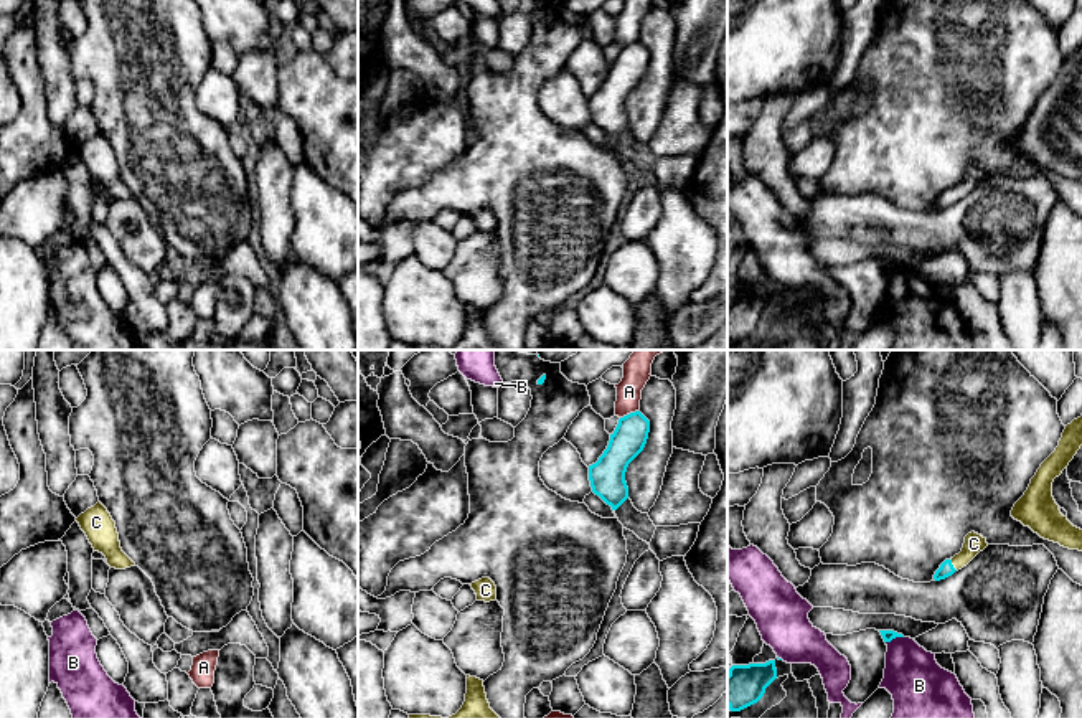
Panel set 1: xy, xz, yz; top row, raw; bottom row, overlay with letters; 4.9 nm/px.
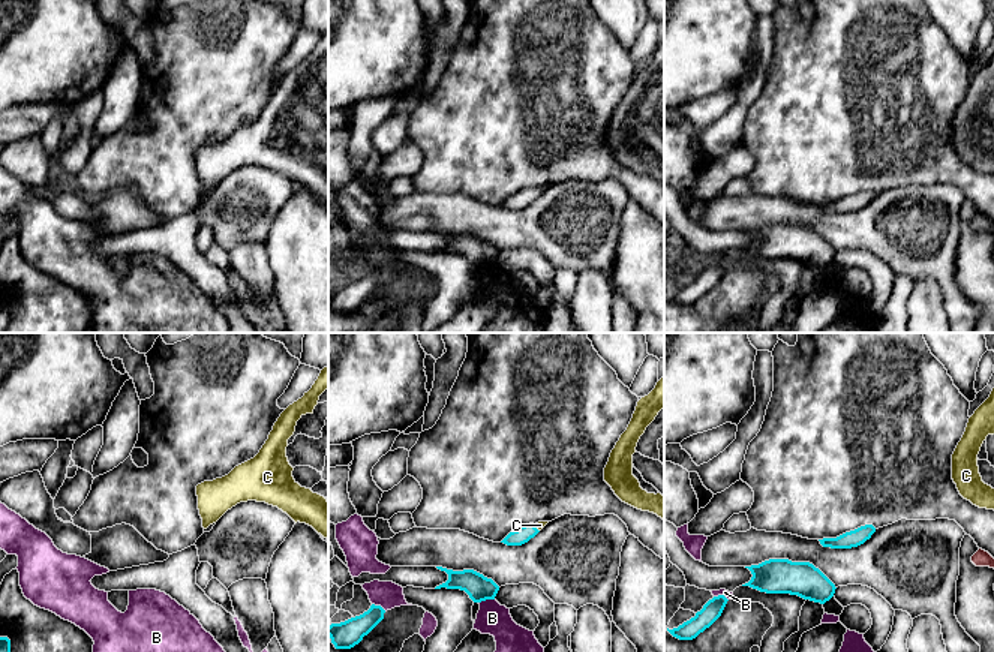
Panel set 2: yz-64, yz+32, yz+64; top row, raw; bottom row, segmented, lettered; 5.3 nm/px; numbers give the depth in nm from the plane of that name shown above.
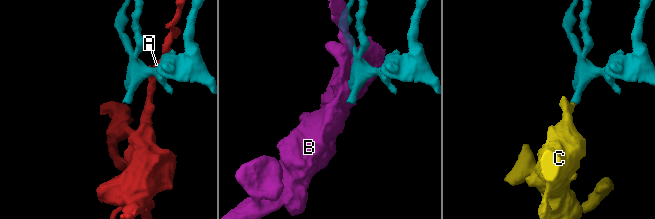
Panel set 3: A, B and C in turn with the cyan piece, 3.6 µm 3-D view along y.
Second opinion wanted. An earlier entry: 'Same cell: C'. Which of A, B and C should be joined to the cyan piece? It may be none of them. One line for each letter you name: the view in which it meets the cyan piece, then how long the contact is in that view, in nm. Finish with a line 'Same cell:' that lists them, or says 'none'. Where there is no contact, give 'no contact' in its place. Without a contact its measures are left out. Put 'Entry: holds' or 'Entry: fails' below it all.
C: meets cyan in yz; contact 70 nm long
Same cell: C
Entry: holds

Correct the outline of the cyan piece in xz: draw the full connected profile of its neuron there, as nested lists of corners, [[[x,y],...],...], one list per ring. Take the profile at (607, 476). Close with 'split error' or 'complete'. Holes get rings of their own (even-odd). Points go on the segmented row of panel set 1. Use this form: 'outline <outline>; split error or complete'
outline [[[640,411],[620,418],[607,449],[595,464],[589,465],[592,492],[612,510],[617,510],[628,498],[625,472],[643,451],[648,432],[650,421]]]; complete

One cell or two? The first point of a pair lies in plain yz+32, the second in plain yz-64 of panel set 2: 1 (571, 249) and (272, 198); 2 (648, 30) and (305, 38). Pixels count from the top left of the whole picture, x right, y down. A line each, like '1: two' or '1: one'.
1: one
2: one

